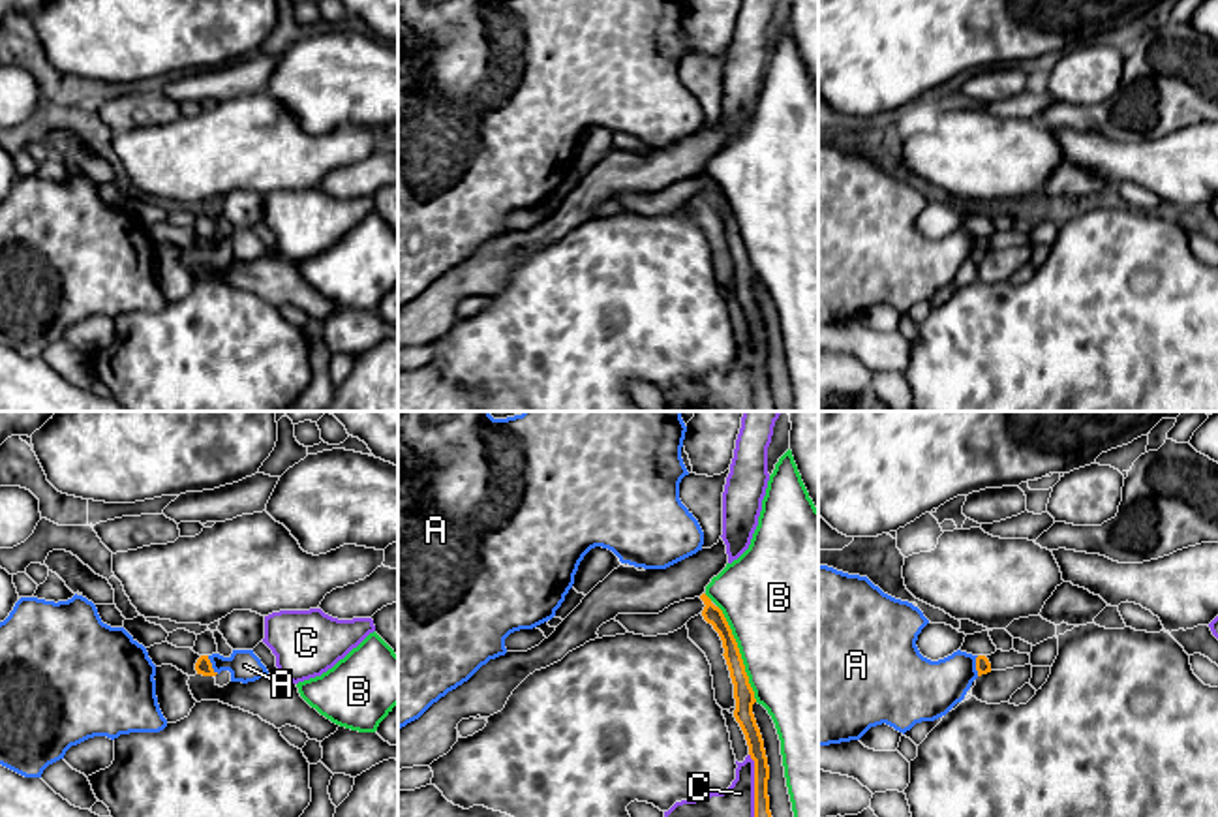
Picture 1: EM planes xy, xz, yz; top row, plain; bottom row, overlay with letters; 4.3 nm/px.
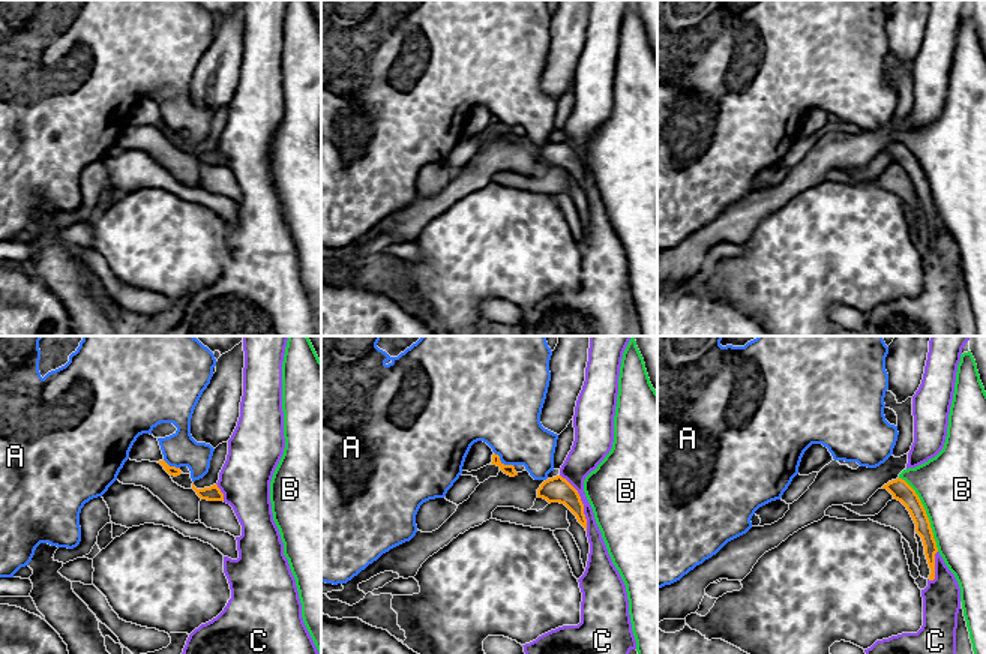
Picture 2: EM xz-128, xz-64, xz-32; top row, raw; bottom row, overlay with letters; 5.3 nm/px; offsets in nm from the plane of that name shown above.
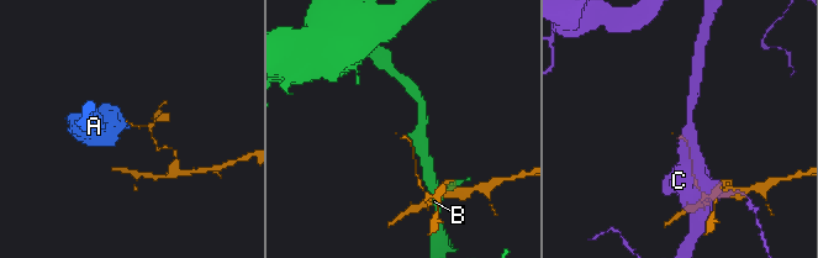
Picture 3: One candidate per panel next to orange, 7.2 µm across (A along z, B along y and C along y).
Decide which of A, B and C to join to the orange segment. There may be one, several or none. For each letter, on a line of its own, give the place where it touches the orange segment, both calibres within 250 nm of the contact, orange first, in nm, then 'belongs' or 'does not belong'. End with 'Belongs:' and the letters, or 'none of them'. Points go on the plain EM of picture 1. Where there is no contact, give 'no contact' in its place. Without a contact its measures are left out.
A: xy (211, 245) | 70/140 nm | does not belong
B: xz (740, 233) | 90/500 nm | does not belong
C: xz (755, 372) | 100/320 nm | does not belong
Belongs: none of them

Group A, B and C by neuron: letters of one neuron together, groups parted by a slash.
A / B / C

